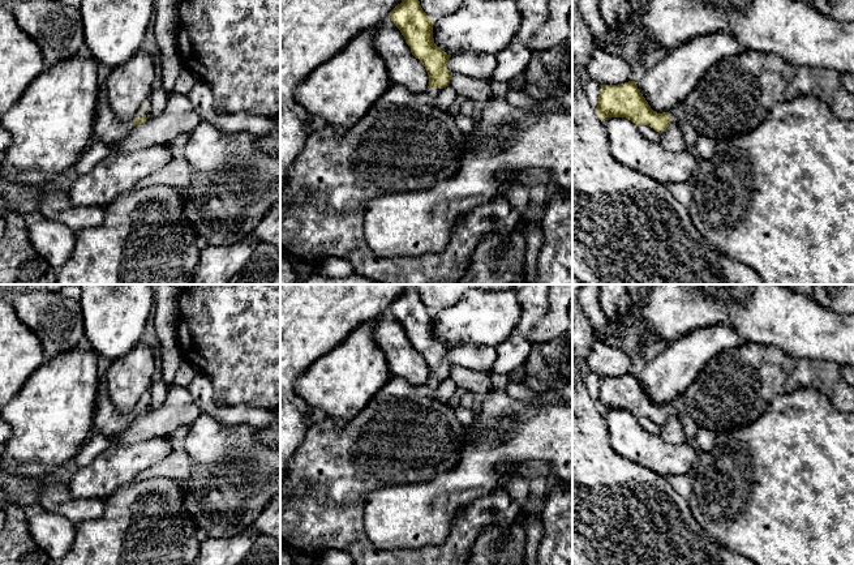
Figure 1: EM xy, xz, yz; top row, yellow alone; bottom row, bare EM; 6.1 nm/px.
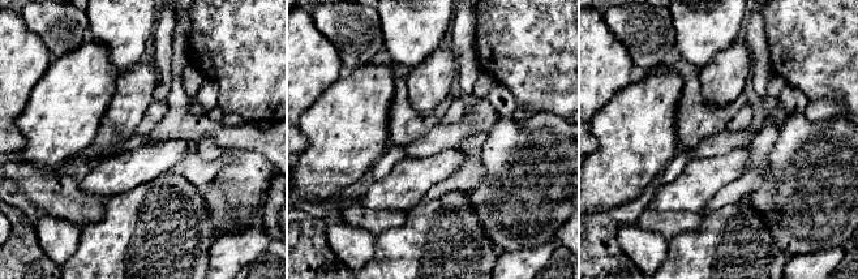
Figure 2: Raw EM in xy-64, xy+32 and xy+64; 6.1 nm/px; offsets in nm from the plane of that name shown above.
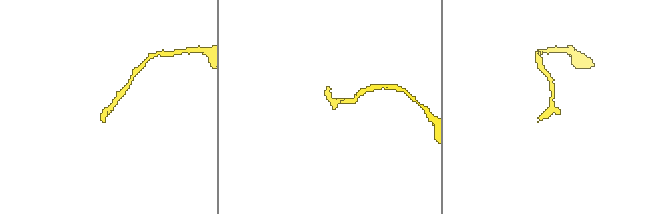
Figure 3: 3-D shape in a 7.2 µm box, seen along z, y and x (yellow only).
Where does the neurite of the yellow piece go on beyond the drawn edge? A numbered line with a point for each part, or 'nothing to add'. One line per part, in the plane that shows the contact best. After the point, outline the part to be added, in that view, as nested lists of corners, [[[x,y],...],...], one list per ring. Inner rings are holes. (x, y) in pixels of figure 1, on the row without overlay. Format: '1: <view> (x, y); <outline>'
1: xy (107, 419); [[[103,363],[100,372],[100,385],[96,394],[95,410],[93,414],[93,432],[112,437],[126,429],[126,427],[132,423],[137,410],[146,408],[150,394],[147,391],[143,398],[134,406],[132,412],[120,412],[108,397],[107,382],[104,378],[104,364],[106,363]]]

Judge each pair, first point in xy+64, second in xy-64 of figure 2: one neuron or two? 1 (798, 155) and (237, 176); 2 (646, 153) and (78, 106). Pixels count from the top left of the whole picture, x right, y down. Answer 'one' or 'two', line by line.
1: one
2: one

